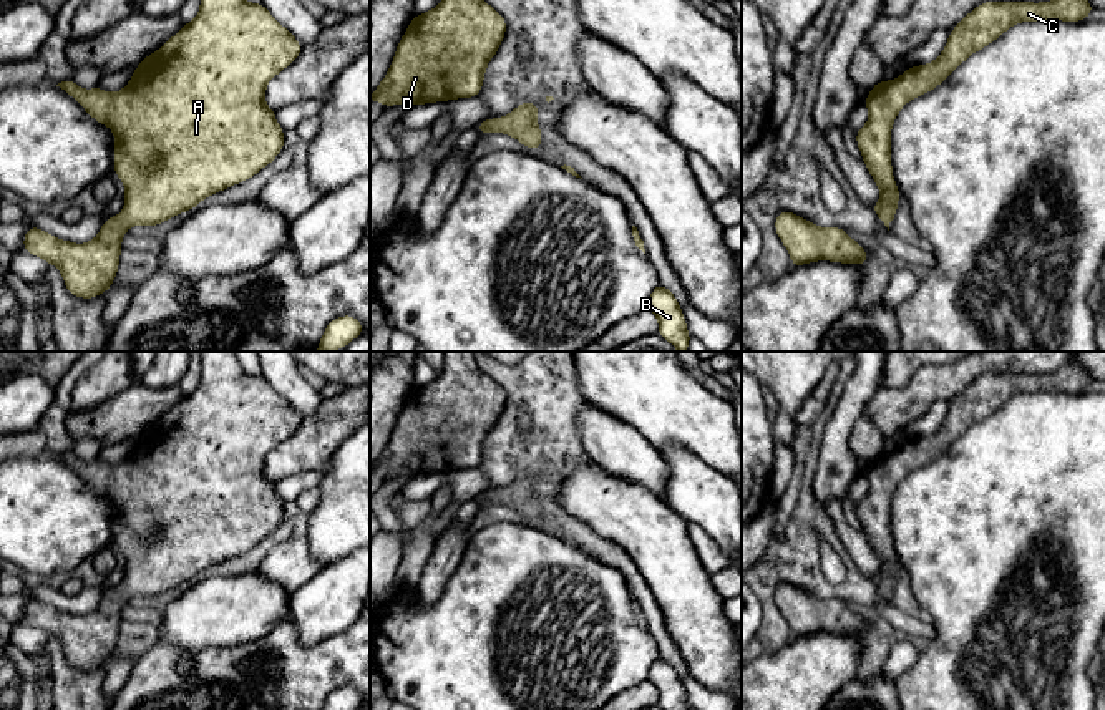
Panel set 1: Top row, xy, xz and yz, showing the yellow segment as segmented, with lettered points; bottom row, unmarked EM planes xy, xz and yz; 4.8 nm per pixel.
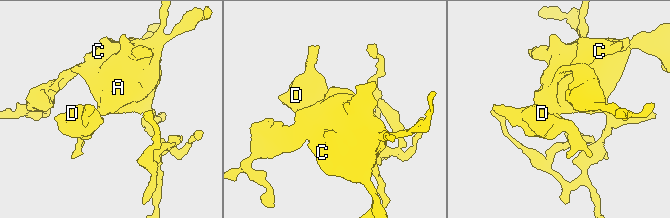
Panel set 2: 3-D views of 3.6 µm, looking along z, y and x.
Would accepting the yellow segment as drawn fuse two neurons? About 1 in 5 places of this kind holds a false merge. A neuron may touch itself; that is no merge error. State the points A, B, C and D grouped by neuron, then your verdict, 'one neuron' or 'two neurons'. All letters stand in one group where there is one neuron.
A B C D | one neuron

